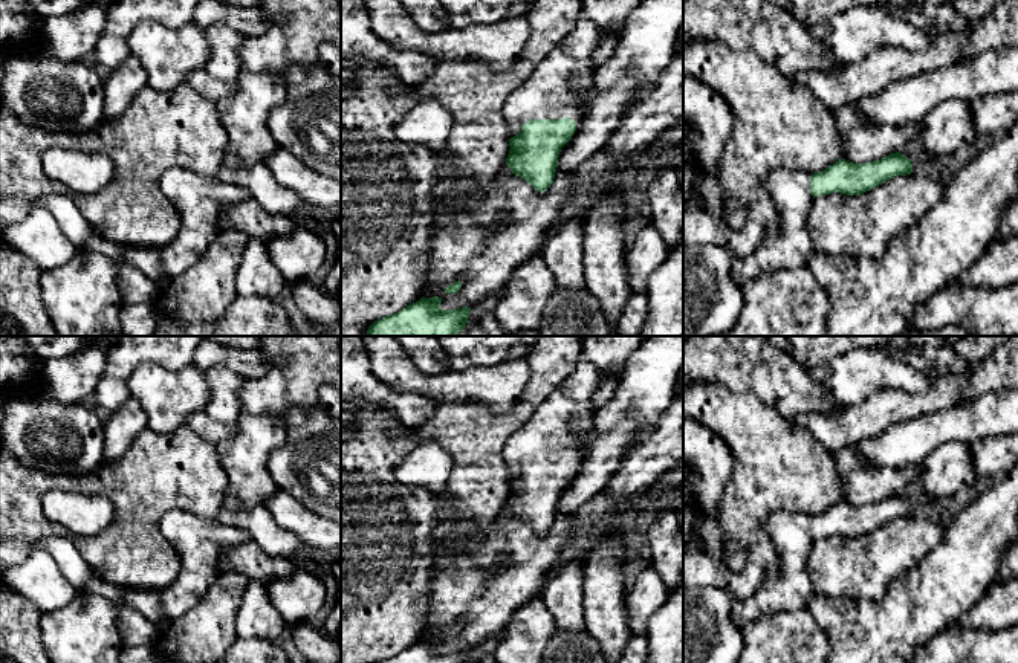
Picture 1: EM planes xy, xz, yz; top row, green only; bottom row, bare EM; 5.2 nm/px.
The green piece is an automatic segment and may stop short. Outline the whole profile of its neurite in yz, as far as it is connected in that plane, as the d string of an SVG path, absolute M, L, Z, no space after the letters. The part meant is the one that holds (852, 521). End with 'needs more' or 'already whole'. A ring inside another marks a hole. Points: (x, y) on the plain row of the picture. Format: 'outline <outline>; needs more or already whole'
outline M900 493L867 506L839 501L815 516L787 510L770 513L763 529L778 553L780 567L763 577L751 599L732 600L731 617L743 628L780 611L807 608L815 596L809 574L809 551L815 539L832 535L859 538L893 519L911 515L911 503Z; needs more

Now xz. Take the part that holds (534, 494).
outline M582 357L575 371L537 408L530 420L507 438L503 448L509 475L518 475L509 481L506 506L512 516L524 521L540 535L553 526L559 493L575 477L576 464L596 432L598 412L590 400L602 379L602 373Z; needs more

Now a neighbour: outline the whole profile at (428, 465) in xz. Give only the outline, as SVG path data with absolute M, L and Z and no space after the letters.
M416 440L407 457L394 467L394 478L445 496L452 471L454 460L439 441Z

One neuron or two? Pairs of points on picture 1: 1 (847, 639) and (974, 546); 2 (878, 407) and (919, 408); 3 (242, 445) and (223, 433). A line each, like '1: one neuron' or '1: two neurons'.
1: one neuron
2: one neuron
3: two neurons

